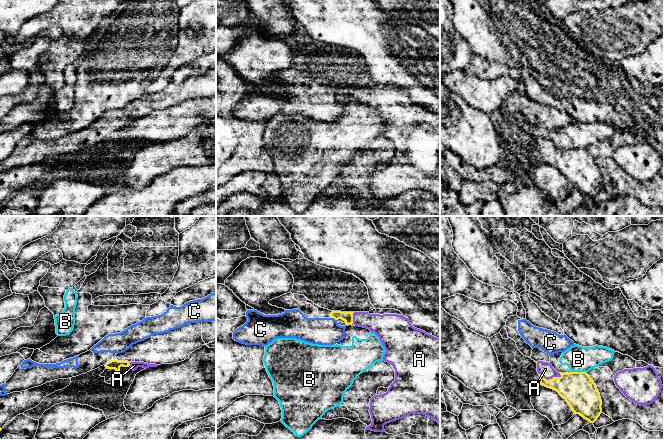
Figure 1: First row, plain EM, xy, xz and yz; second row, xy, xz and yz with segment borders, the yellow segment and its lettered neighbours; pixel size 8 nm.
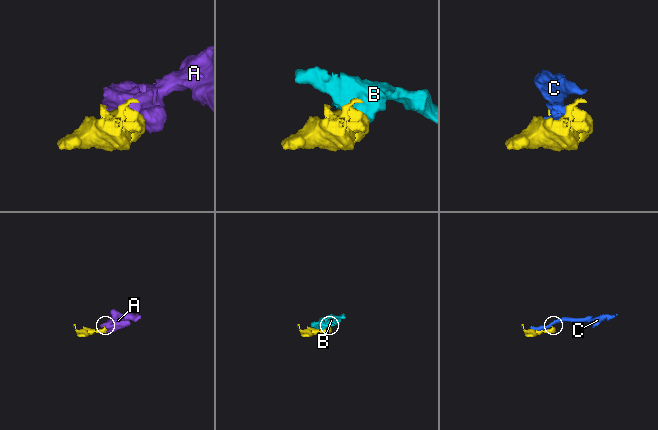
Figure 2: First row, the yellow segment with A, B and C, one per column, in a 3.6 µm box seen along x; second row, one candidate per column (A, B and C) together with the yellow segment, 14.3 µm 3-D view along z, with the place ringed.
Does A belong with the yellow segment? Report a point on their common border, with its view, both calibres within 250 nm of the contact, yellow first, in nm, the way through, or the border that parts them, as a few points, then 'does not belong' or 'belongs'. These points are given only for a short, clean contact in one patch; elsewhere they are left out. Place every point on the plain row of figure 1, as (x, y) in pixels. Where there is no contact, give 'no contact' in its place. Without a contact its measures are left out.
contact yz (550, 155); calibres 280 and 110 nm; belongs

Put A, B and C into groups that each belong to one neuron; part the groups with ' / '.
A / B / C

